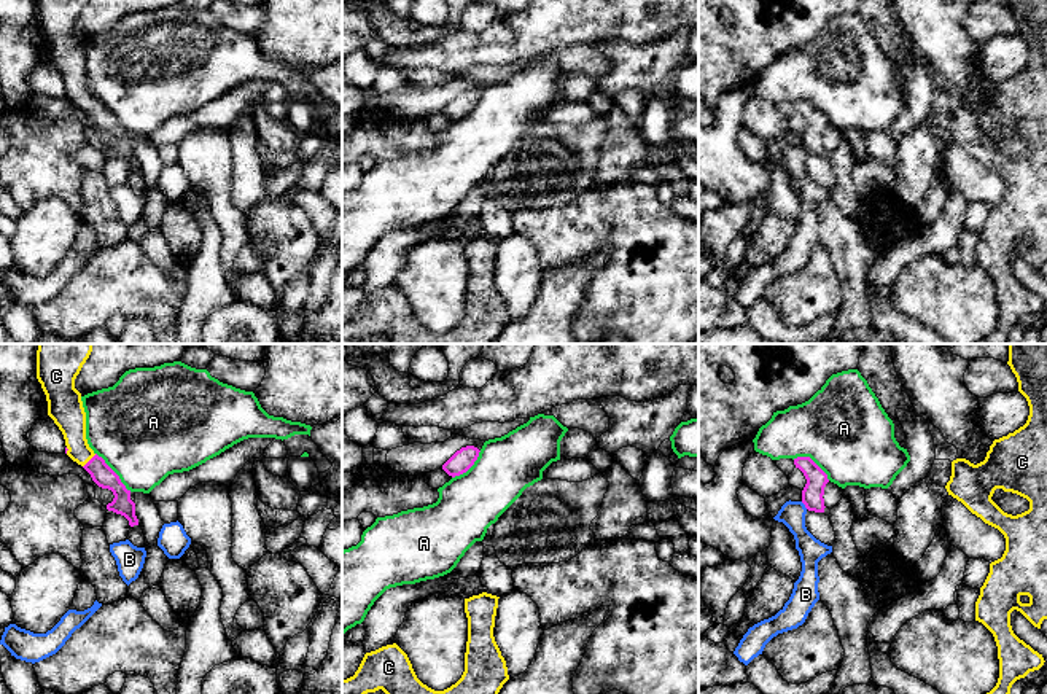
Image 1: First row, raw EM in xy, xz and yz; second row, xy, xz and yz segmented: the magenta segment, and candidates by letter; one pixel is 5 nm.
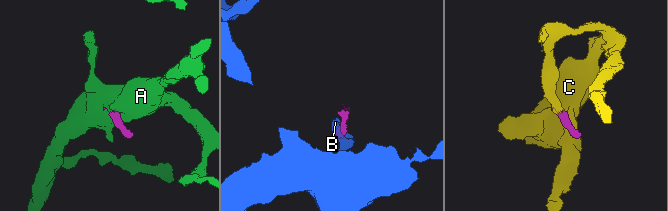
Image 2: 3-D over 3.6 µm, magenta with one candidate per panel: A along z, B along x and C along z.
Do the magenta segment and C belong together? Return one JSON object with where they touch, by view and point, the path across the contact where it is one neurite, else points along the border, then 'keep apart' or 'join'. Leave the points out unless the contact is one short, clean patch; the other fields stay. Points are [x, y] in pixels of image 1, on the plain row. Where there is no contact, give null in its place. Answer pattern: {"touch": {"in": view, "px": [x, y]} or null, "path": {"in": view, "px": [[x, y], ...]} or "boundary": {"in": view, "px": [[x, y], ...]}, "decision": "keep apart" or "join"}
{"touch": {"in": "xy", "px": [89, 104]}, "path": {"in": "xy", "px": [[102, 118], [89, 104], [77, 91], [69, 59]]}, "decision": "join"}

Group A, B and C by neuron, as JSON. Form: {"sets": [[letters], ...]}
{"sets": [["A"], ["B"], ["C"]]}

